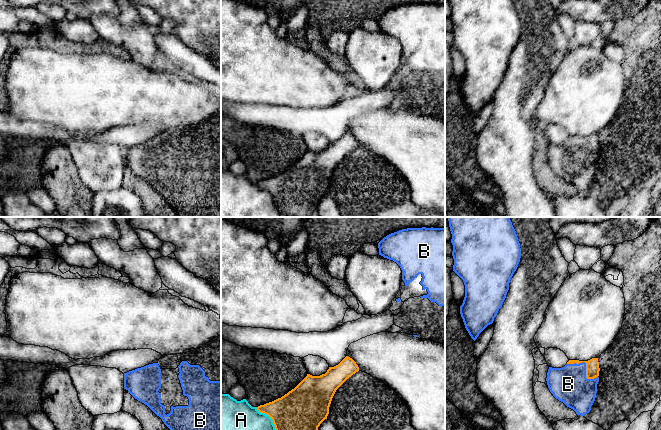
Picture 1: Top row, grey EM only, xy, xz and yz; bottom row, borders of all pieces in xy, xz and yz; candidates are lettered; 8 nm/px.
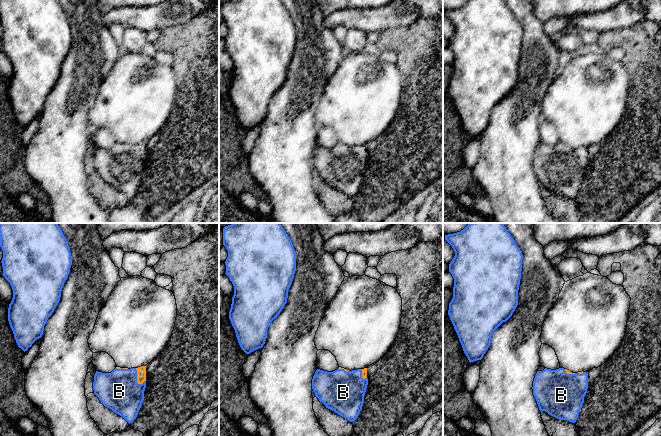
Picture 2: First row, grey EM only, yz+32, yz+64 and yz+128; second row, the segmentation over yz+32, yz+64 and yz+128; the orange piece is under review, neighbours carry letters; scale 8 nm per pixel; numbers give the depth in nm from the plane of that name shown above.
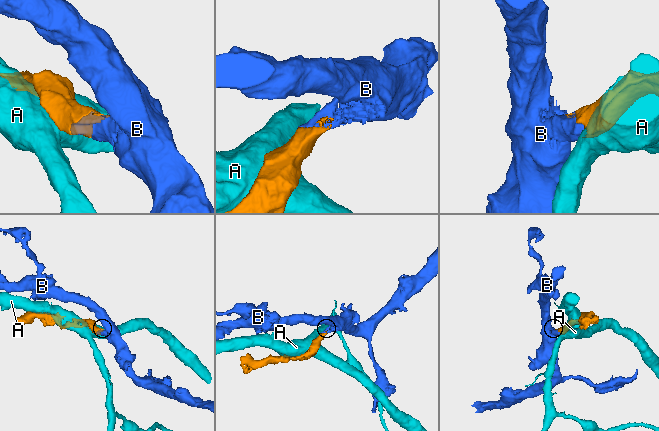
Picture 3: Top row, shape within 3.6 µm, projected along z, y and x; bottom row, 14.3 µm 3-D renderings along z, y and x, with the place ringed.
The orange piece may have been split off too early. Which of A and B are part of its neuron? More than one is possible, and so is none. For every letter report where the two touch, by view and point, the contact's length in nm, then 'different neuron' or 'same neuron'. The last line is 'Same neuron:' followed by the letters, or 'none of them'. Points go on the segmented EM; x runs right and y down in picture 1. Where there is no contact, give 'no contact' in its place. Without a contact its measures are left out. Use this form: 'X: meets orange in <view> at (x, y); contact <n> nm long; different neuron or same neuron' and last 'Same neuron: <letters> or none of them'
A: meets orange in xz at (268, 415); contact 240 nm long; different neuron
B: meets orange in yz at (586, 367); contact 280 nm long; same neuron
Same neuron: B

